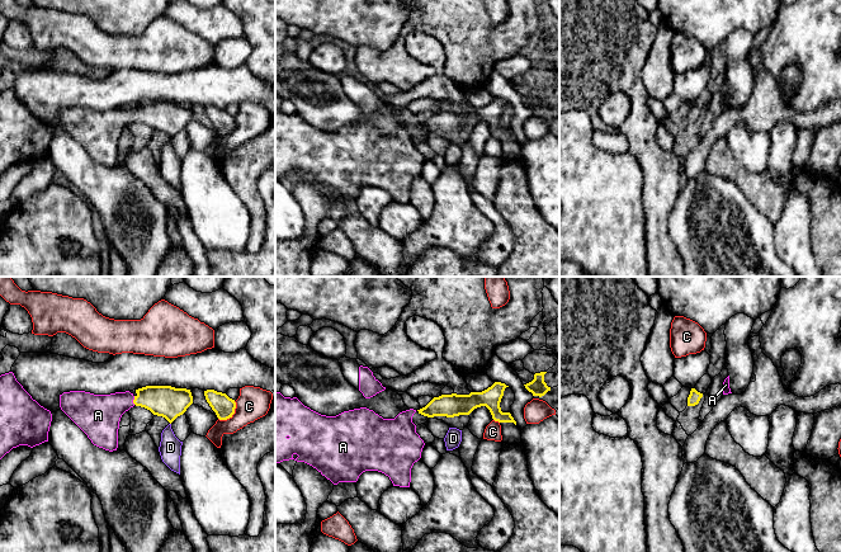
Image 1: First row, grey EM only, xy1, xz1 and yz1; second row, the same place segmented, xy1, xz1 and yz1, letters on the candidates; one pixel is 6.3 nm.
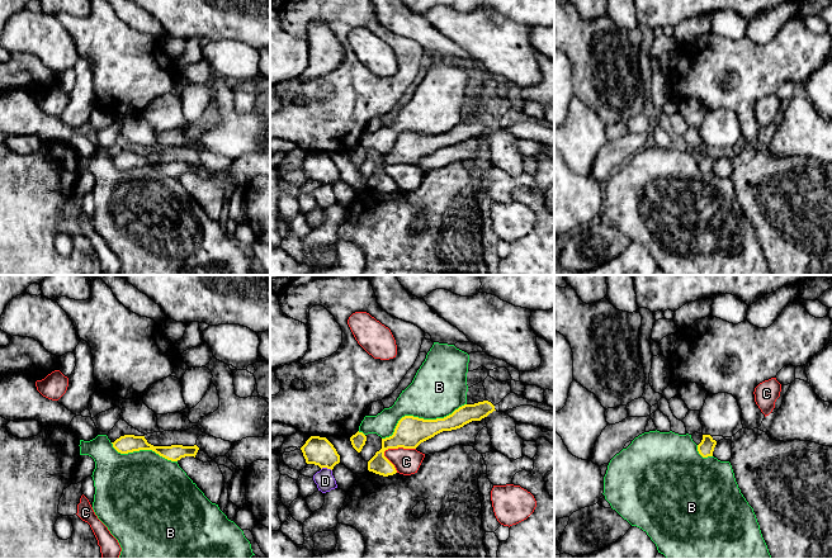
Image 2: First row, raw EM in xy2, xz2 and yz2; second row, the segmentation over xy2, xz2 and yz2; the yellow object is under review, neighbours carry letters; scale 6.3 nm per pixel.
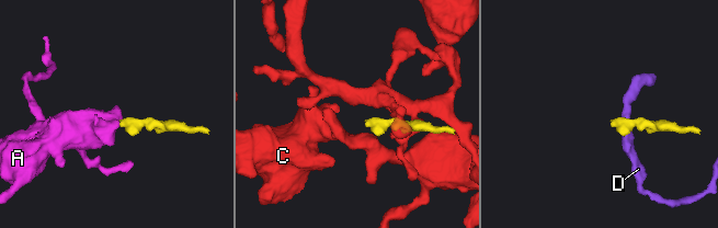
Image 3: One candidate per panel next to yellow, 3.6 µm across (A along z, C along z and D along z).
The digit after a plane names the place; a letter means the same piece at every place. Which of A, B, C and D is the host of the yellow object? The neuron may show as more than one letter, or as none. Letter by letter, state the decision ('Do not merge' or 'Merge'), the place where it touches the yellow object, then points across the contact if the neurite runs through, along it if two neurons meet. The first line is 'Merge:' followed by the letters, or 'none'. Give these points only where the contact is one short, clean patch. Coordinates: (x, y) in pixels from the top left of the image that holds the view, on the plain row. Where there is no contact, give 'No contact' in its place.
Merge: A
A: Merge. Touches yellow at xy1 (133, 116). Path across: xy1 (166, 117), (133, 116), (121, 117), (98, 131)
B: Do not merge. Touches yellow at xz2 (420, 134)
C: Do not merge. Touches yellow at xz2 (397, 164)
D: Do not merge. Touches yellow at xz2 (326, 183). Boundary: xz2 (321, 184), (331, 186)

